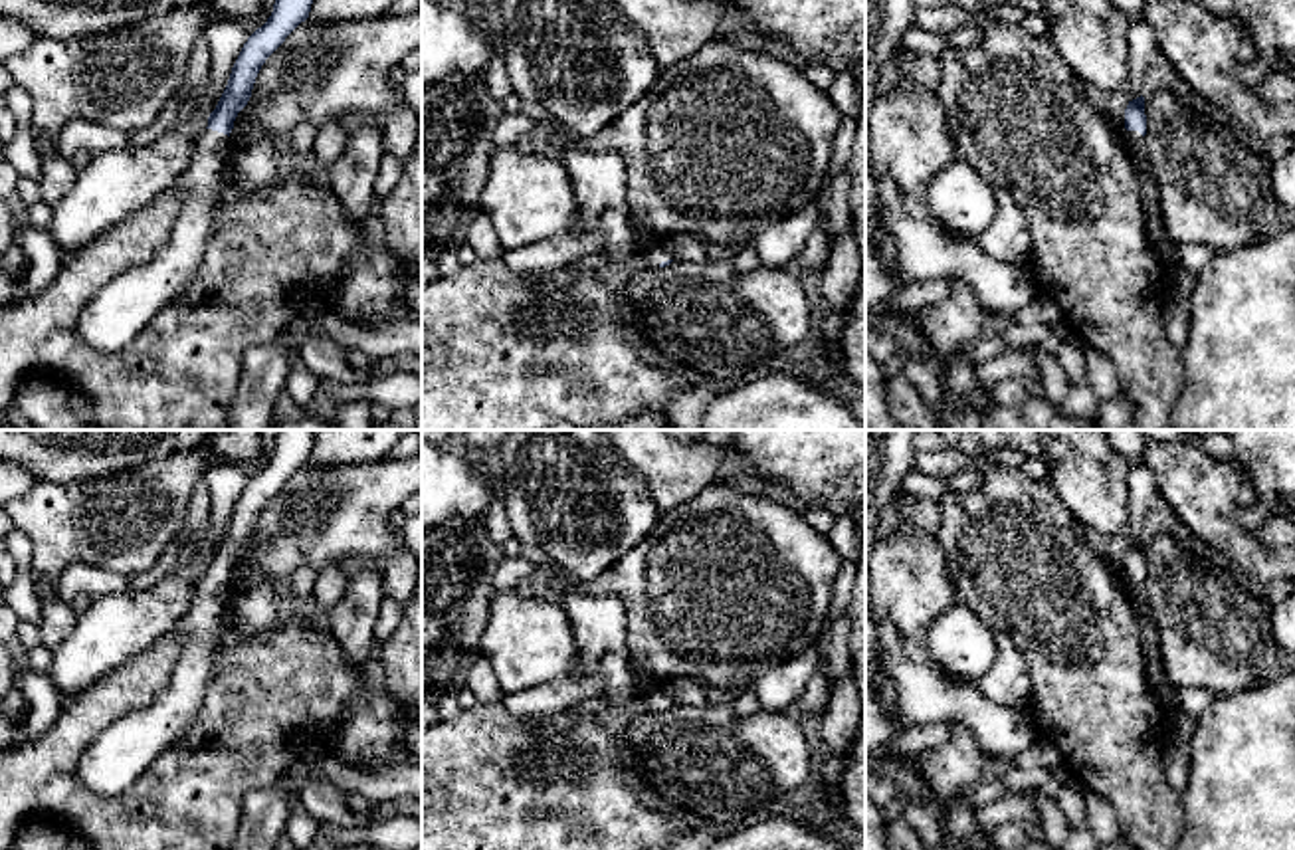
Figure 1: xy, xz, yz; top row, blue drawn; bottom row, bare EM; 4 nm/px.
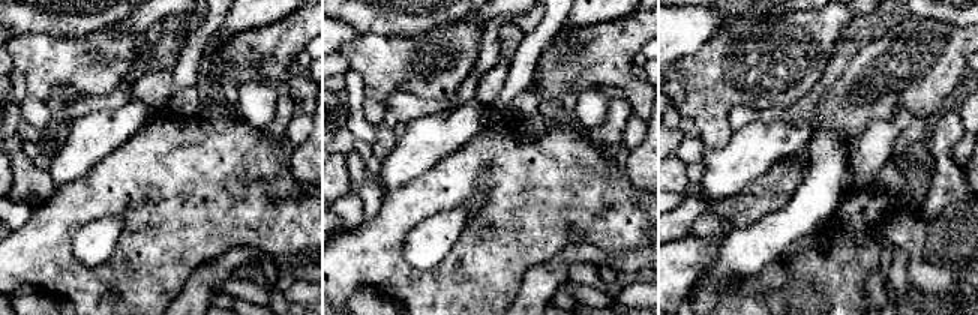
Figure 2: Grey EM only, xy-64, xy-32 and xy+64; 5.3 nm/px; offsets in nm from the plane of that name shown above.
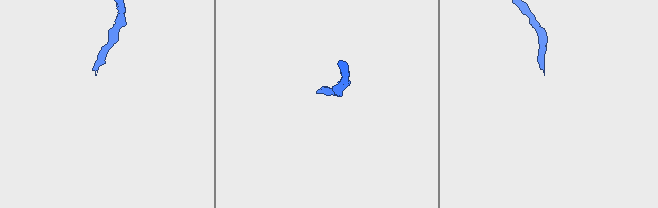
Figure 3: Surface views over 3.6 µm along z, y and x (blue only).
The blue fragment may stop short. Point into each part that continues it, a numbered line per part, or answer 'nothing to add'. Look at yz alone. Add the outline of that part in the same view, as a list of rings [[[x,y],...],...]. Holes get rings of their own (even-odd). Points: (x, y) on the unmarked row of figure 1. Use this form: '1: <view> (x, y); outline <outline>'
1: yz (1155, 672); outline [[[1127,575],[1127,588],[1131,594],[1133,612],[1139,622],[1146,684],[1150,691],[1170,711],[1172,691],[1168,688],[1166,668],[1160,658],[1158,624],[1145,596],[1145,581],[1139,575]]]

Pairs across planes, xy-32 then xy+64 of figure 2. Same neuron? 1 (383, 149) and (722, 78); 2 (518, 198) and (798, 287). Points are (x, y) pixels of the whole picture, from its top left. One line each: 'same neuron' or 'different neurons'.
1: same neuron
2: different neurons

